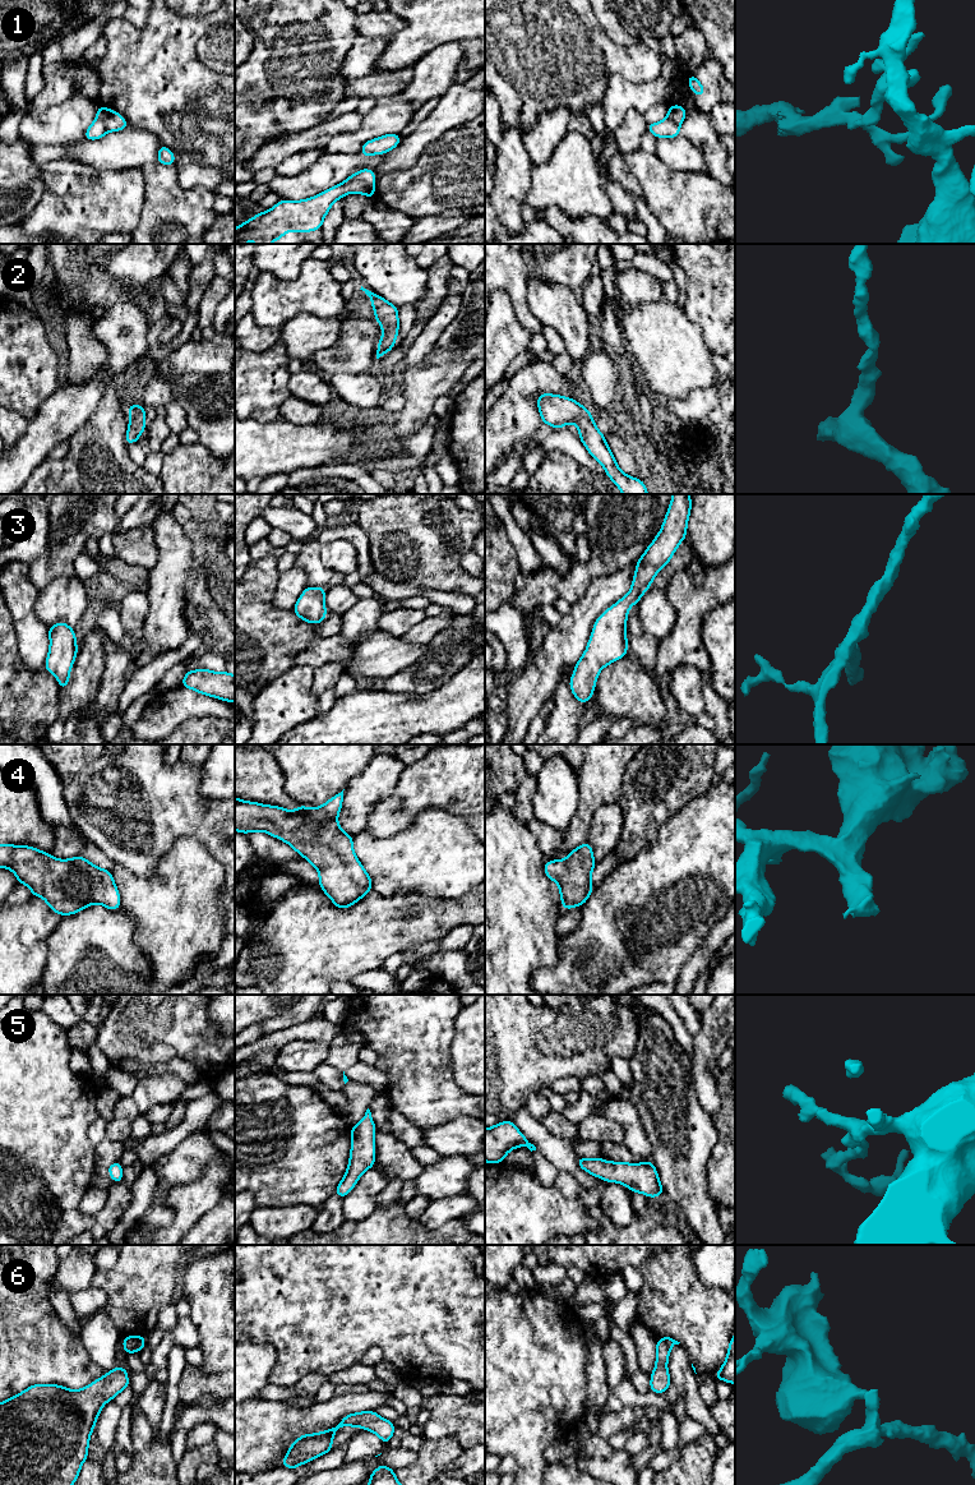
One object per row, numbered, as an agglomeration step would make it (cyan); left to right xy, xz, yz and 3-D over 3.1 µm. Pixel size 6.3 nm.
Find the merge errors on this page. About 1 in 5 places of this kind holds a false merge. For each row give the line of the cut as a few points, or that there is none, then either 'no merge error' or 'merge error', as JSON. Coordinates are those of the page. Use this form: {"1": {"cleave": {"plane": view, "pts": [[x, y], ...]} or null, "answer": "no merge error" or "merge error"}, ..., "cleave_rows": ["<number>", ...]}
{"1": {"cleave": {"plane": "xy", "pts": [[97, 118], [109, 130]]}, "answer": "merge error"}, "2": {"cleave": null, "answer": "no merge error"}, "3": {"cleave": null, "answer": "no merge error"}, "4": {"cleave": null, "answer": "no merge error"}, "5": {"cleave": null, "answer": "no merge error"}, "6": {"cleave": null, "answer": "no merge error"}, "cleave_rows": ["1"]}

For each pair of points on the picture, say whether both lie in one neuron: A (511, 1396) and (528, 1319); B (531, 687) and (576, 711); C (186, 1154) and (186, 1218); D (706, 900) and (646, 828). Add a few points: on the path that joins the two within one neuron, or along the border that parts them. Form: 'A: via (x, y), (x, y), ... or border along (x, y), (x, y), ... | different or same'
A: via (511, 1377), (511, 1369), (527, 1352), (527, 1338) | same
B: border along (571, 668), (559, 681), (553, 693) | different
C: border along (208, 1163), (199, 1177), (170, 1190), (172, 1211) | different
D: border along (673, 815), (660, 830), (659, 836), (632, 858) | different

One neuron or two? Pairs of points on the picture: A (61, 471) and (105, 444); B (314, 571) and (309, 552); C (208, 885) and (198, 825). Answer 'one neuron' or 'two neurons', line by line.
A: one neuron
B: one neuron
C: two neurons

